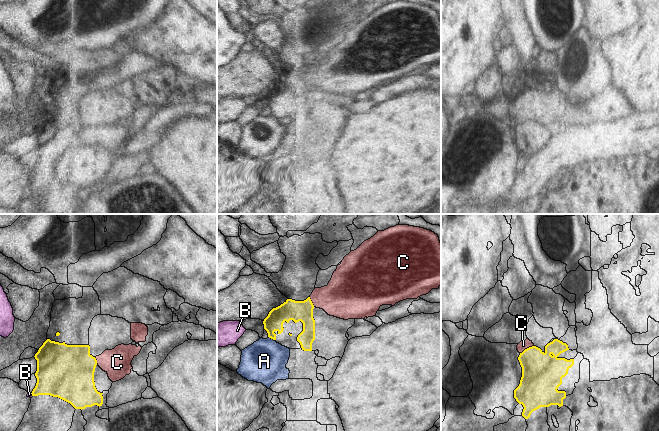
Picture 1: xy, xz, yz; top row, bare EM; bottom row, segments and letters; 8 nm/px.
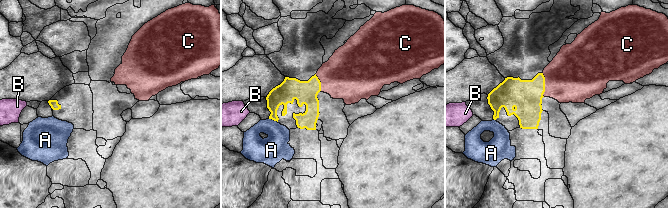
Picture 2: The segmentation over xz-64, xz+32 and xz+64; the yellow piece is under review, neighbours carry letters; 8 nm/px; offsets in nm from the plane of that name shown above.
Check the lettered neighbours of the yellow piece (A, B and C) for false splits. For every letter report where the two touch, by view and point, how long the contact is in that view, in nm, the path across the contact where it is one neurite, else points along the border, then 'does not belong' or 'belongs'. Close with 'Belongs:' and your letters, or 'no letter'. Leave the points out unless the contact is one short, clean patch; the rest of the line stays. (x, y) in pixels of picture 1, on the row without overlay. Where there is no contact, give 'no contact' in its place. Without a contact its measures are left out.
A: xz (271, 114) | 50 nm | along xz (269, 113), (273, 116) | does not belong
B: xy (32, 171) | 40 nm | along xy (30, 169), (32, 172) | does not belong
C: yz (527, 124) | 130 nm | across yz (542, 149), (532, 136), (527, 124), (523, 121) | belongs
Belongs: C

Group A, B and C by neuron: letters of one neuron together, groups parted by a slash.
A / B / C

